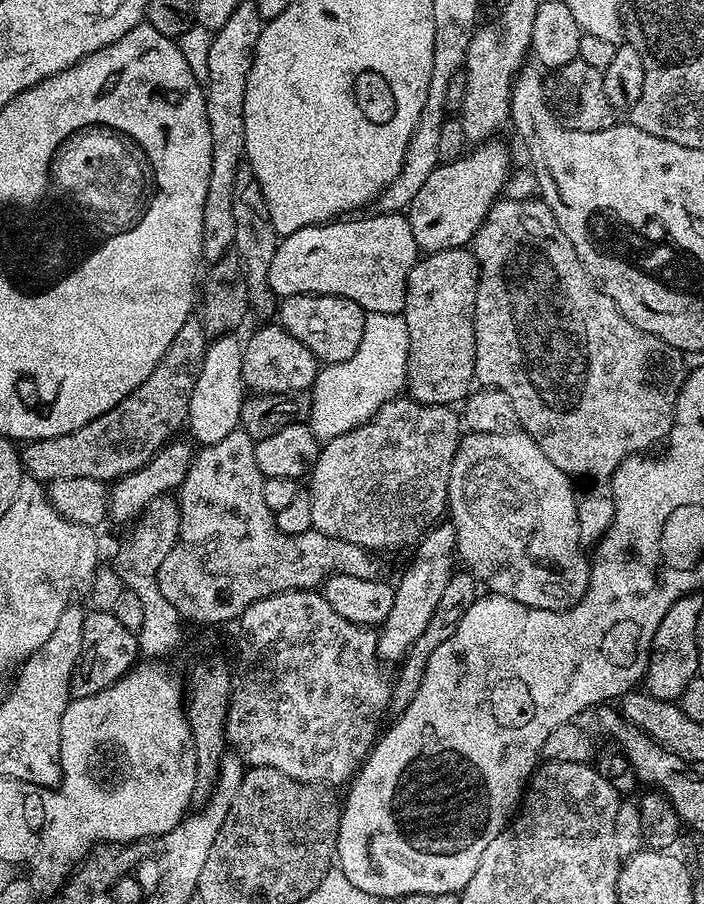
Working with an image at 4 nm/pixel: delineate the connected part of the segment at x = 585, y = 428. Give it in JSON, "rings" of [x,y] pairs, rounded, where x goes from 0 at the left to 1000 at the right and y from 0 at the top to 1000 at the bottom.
{"rings":[[[712,219],[706,221],[690,237],[682,253],[678,254],[668,271],[668,278],[676,282],[676,289],[682,295],[682,311],[673,338],[675,424],[690,429],[713,431],[713,436],[719,436],[719,440],[724,440],[724,445],[730,449],[734,470],[749,482],[759,485],[764,498],[770,498],[770,502],[776,502],[776,507],[781,507],[781,511],[787,511],[787,515],[793,515],[793,520],[798,520],[805,527],[814,528],[820,532],[842,531],[847,534],[842,540],[835,540],[831,544],[825,543],[818,551],[824,601],[830,604],[845,603],[857,595],[864,583],[869,581],[869,545],[865,537],[859,533],[868,532],[872,520],[891,504],[913,501],[920,498],[915,496],[935,490],[936,487],[939,490],[955,473],[963,436],[969,431],[969,423],[974,415],[973,390],[940,378],[940,374],[935,374],[929,369],[918,369],[918,365],[906,365],[906,361],[901,361],[901,356],[891,354],[878,343],[878,338],[872,338],[872,334],[866,334],[866,330],[861,330],[861,325],[855,325],[855,321],[847,317],[845,312],[827,294],[815,272],[810,272],[810,263],[804,263],[804,259],[798,259],[787,237],[773,227],[771,220],[723,221]]]}

